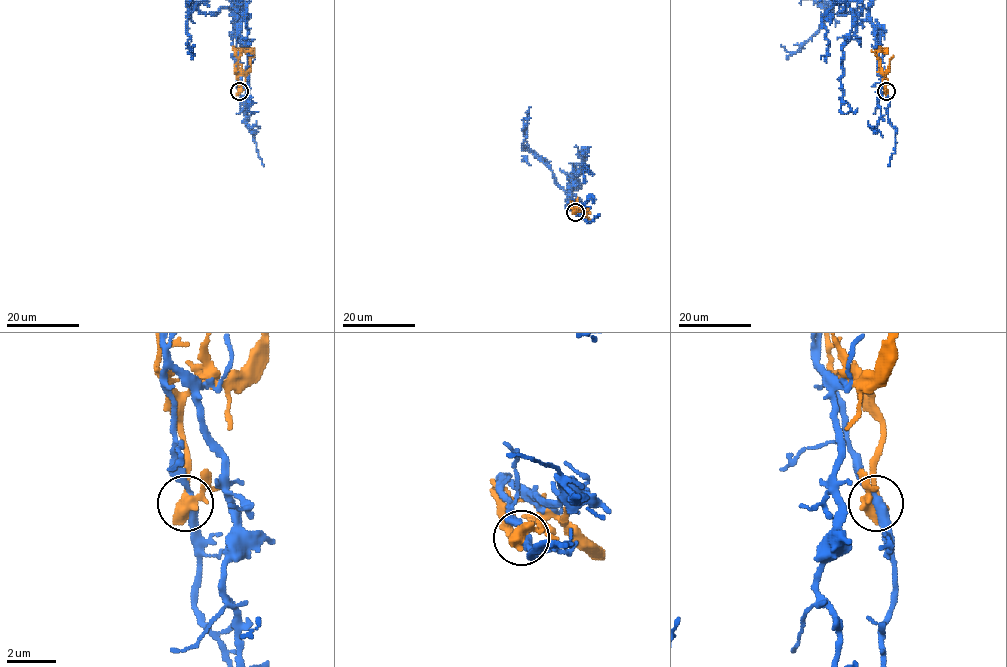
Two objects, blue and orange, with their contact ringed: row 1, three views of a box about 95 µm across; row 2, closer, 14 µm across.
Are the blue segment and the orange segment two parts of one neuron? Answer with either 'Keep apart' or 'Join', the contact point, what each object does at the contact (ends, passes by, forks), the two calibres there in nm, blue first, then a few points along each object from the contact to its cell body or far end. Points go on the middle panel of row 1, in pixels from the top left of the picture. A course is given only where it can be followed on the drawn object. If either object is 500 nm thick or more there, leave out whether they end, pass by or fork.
Keep apart. Place: (575, 212). At the ring blue passes by. At the ring orange passes by. Thickness 340 nm (blue) against 460 nm. Course of orange: (574, 212), (572, 203), (591, 213)

